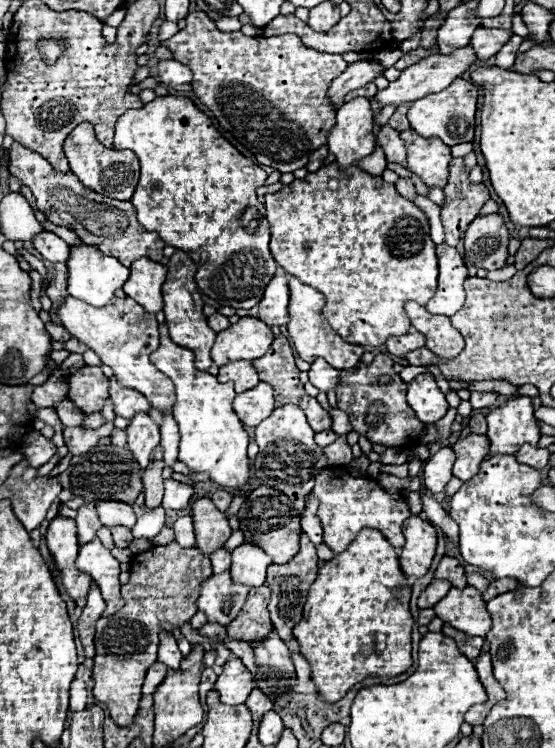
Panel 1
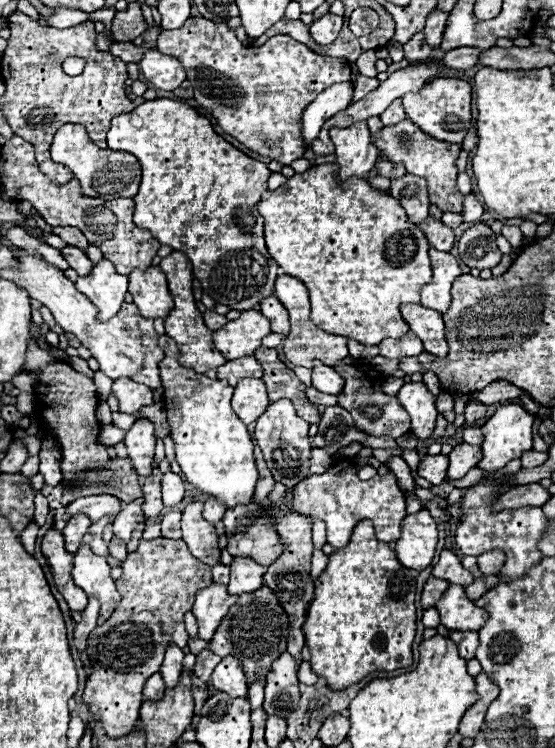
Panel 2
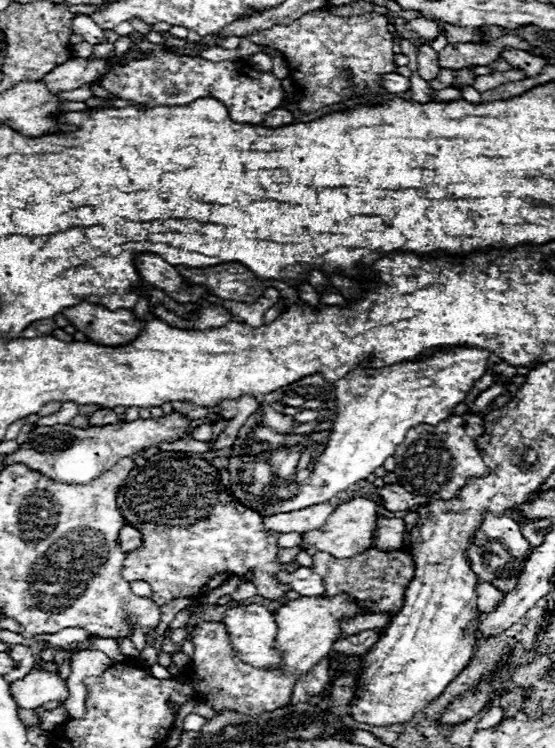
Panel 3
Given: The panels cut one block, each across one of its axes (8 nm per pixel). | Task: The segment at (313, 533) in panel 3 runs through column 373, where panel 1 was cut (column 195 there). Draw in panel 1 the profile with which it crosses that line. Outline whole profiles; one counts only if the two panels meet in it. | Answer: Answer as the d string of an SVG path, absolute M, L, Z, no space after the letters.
M200 498L192 504L192 522L196 532L196 548L204 556L210 556L214 550L218 550L218 546L224 546L232 534L224 512L216 510L210 498Z

